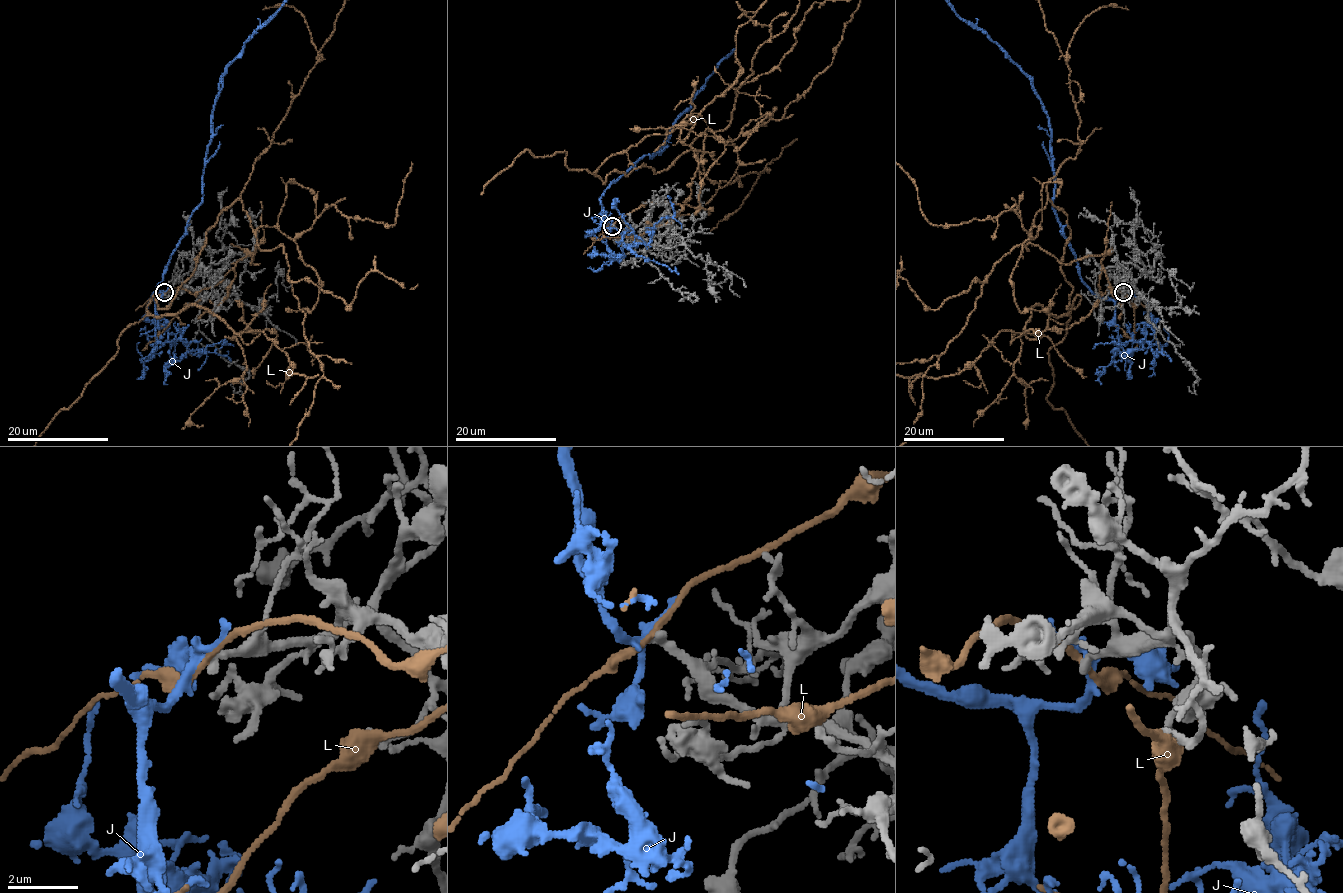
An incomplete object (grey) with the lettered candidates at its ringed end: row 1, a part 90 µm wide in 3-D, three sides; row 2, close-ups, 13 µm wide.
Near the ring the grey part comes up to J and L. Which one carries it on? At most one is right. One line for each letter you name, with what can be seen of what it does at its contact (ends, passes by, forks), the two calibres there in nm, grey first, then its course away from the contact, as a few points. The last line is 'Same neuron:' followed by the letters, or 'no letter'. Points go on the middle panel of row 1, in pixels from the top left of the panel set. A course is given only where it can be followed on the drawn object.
J: it forks there; 280 nm thick on the grey side, 190 nm on the other
Same neuron: J

